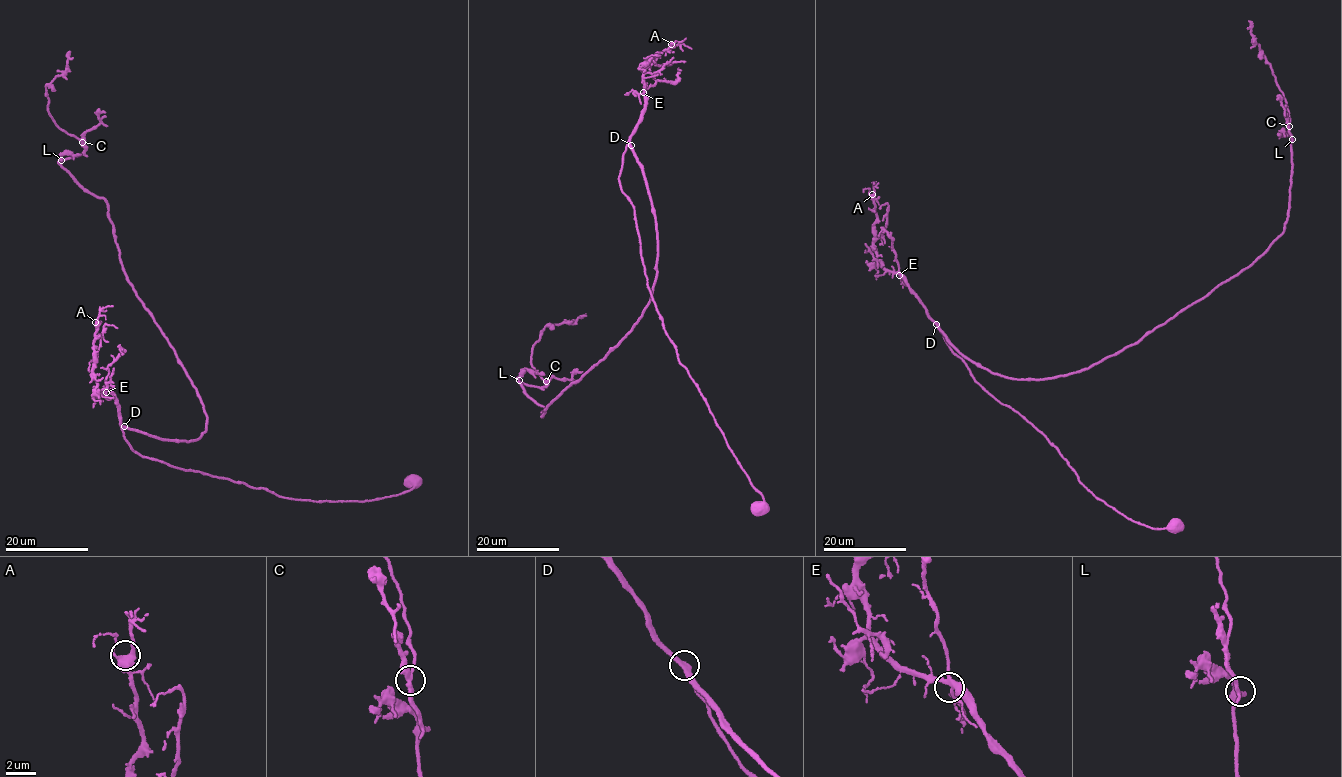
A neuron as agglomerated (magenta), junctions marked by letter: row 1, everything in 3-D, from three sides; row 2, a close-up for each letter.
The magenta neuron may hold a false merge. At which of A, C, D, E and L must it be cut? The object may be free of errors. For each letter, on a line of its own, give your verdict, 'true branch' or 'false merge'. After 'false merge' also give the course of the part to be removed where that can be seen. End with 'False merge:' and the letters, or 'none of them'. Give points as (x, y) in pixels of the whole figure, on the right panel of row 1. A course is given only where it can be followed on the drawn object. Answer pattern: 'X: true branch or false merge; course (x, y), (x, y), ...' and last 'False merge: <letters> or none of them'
A: true branch
C: false merge; course (1289, 126), (1285, 101), (1253, 37), (1248, 21)
D: true branch
E: true branch
L: true branch
False merge: C

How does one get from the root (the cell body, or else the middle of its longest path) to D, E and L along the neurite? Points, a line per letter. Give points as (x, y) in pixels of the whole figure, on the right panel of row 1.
D: (1173, 526), (1154, 529), (1125, 517), (1096, 498), (1043, 434), (976, 382), (936, 324)
E: (1173, 526), (1147, 526), (1096, 498), (1043, 434), (976, 382), (899, 275)
L: (1173, 526), (1096, 498), (937, 326), (1009, 378), (1067, 376), (1117, 354), (1282, 233), (1292, 139)

